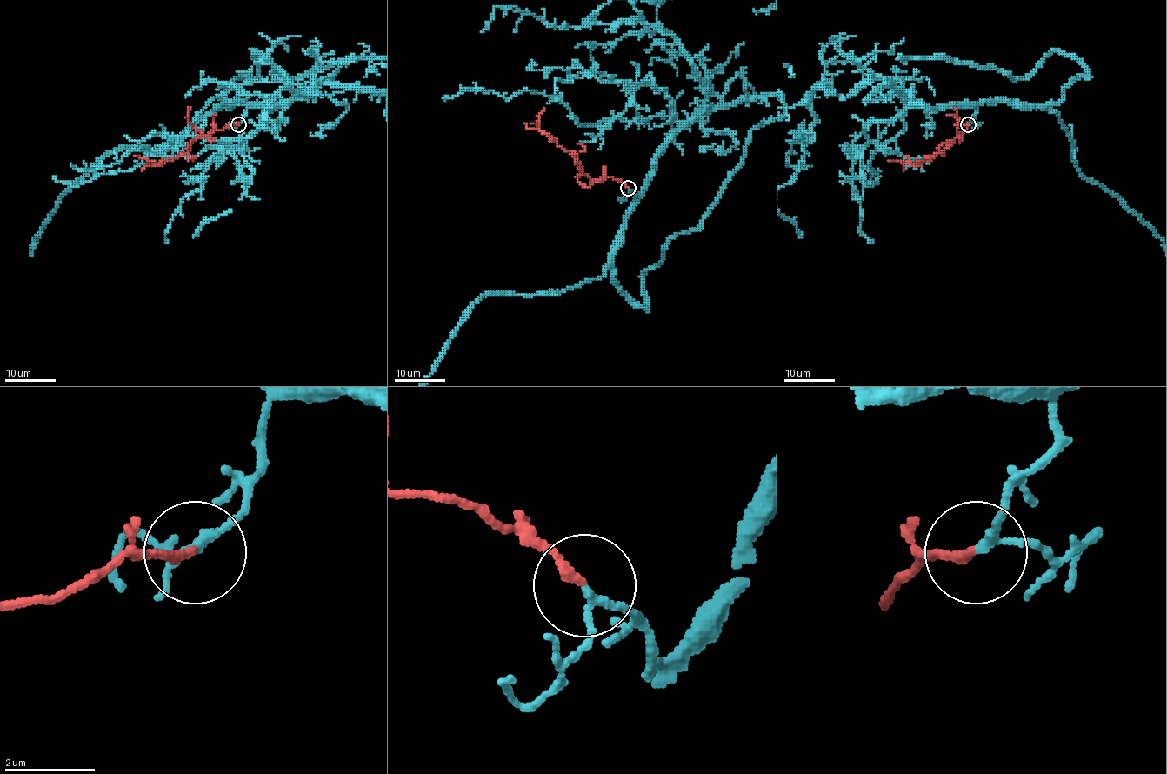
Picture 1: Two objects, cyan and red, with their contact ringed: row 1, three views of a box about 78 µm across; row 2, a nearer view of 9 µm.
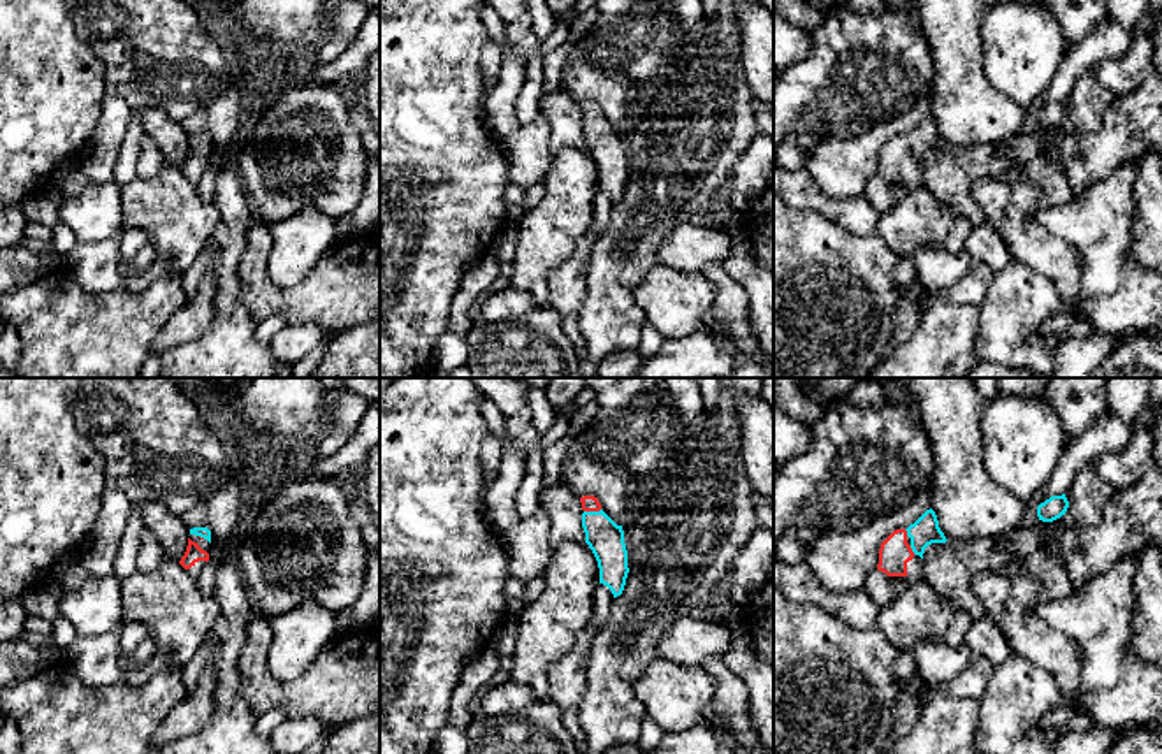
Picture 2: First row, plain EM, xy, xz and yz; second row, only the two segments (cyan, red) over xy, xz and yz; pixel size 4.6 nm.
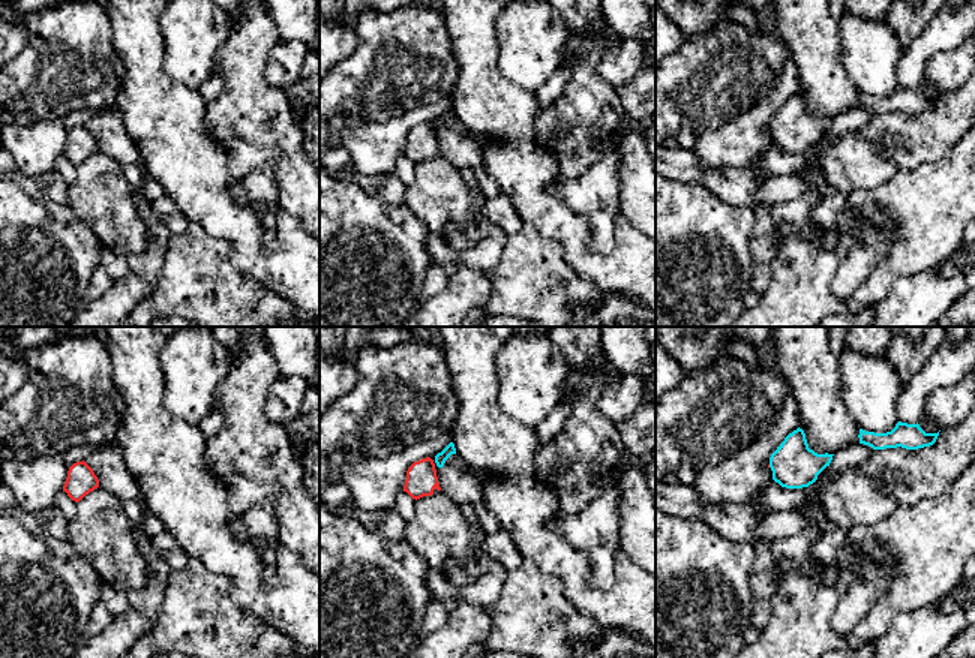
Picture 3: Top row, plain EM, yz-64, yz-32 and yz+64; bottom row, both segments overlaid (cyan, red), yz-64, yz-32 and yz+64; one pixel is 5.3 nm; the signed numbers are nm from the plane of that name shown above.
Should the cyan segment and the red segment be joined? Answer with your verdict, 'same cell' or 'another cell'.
same cell

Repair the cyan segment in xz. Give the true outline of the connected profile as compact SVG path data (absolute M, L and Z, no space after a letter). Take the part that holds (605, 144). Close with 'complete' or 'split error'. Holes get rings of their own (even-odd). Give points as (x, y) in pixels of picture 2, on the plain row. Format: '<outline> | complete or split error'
M584 102L580 109L585 149L598 167L599 190L606 192L617 204L622 200L629 179L622 132L617 132L601 116L598 104Z | split error

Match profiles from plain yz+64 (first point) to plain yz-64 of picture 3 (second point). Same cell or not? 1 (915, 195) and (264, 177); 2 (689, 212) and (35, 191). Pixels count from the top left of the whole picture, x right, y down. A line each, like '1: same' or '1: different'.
1: same
2: different

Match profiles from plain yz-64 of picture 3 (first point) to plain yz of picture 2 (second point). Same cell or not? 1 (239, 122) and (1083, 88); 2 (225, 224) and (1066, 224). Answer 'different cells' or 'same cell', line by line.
1: same cell
2: different cells

